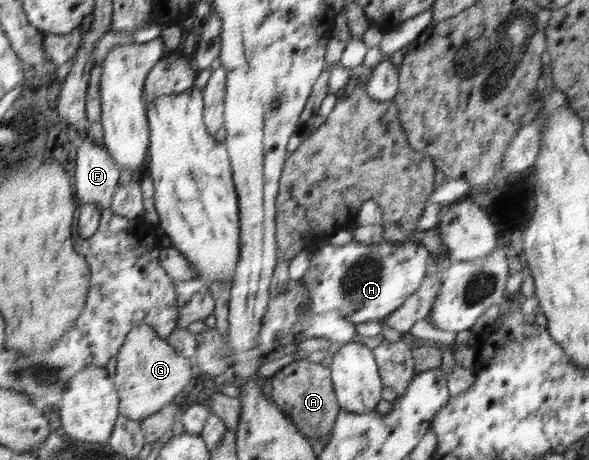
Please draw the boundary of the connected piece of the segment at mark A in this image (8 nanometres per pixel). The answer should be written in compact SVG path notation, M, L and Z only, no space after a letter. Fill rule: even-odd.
M307 359L293 361L273 376L272 401L292 419L298 431L318 444L330 434L340 412L331 380L330 365L310 362Z

